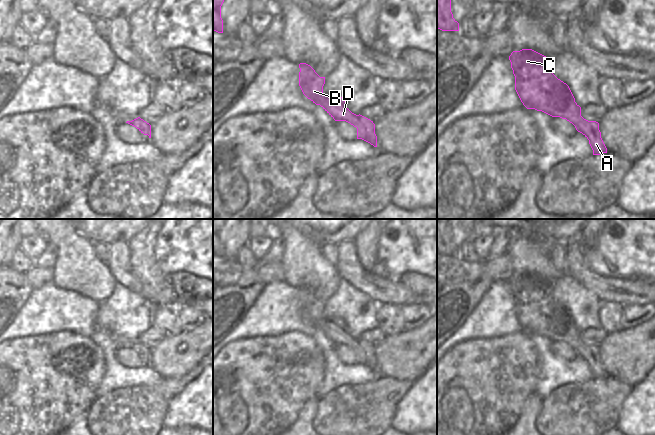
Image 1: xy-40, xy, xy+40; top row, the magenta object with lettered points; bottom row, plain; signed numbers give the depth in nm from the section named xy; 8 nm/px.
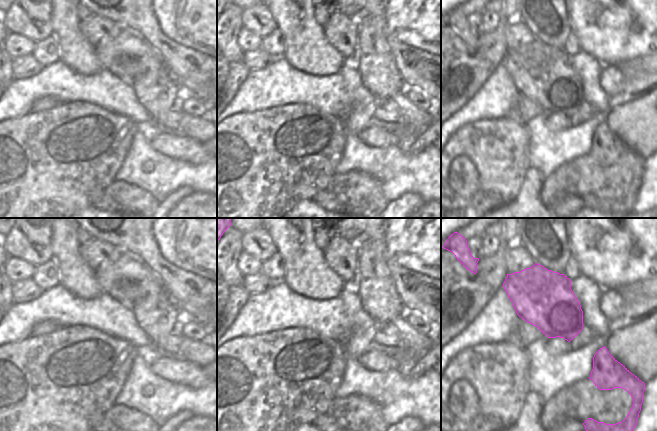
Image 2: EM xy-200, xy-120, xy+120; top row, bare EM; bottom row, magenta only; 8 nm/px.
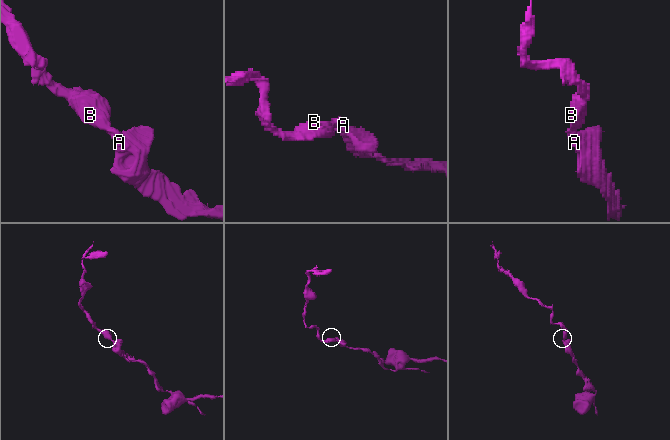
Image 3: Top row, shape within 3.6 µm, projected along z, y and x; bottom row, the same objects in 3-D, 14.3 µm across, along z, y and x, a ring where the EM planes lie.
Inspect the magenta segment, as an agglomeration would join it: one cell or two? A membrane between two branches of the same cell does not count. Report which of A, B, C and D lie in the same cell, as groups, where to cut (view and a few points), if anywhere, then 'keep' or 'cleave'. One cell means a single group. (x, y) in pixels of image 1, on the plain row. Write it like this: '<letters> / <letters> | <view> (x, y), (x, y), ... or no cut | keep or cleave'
A B C D | no cut | keep

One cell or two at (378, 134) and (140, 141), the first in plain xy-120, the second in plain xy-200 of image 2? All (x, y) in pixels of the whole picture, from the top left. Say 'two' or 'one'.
two

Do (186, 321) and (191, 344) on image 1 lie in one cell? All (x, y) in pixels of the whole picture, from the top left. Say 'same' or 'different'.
different

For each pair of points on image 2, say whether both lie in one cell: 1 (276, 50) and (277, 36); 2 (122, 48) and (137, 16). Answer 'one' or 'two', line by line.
1: one
2: two

